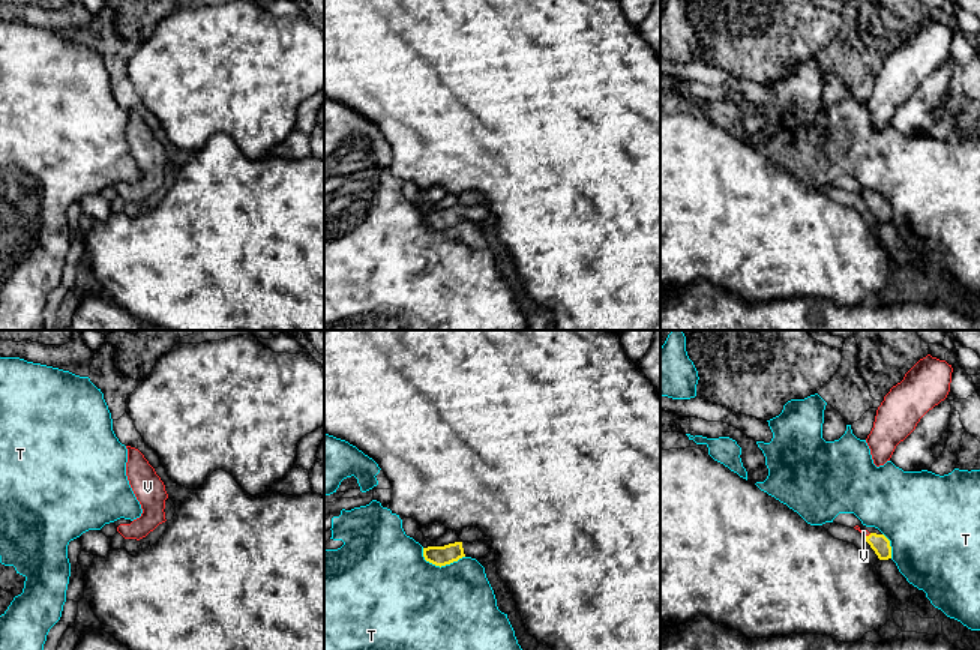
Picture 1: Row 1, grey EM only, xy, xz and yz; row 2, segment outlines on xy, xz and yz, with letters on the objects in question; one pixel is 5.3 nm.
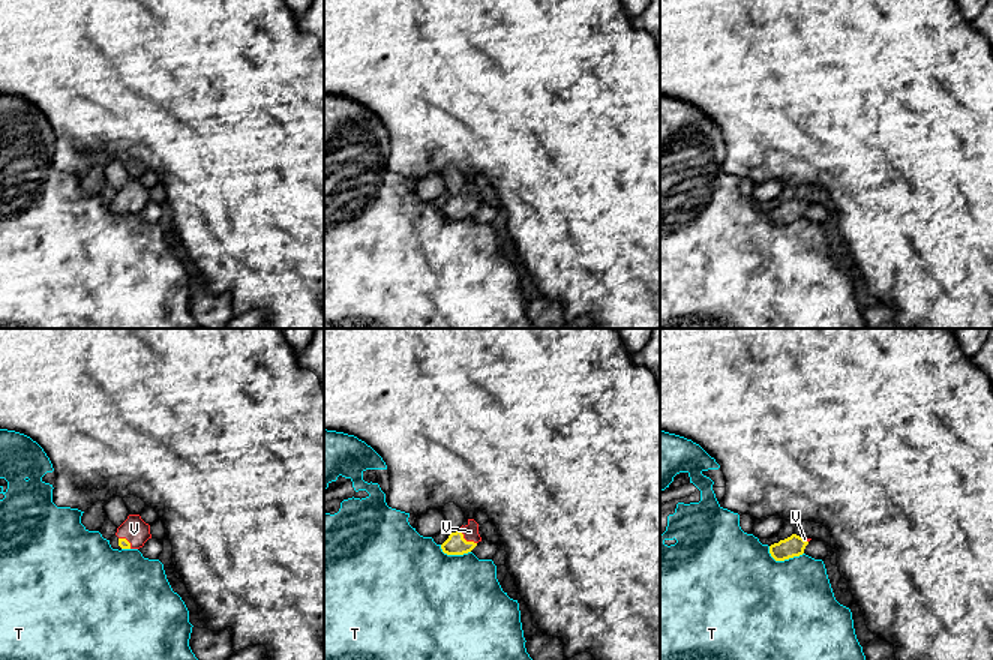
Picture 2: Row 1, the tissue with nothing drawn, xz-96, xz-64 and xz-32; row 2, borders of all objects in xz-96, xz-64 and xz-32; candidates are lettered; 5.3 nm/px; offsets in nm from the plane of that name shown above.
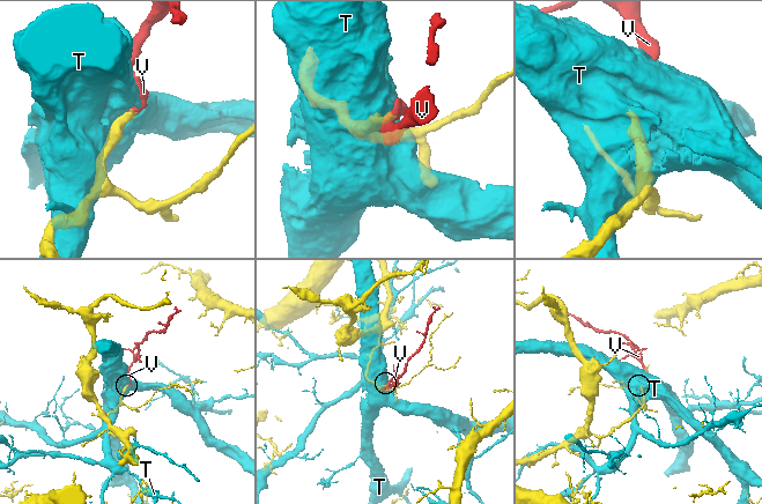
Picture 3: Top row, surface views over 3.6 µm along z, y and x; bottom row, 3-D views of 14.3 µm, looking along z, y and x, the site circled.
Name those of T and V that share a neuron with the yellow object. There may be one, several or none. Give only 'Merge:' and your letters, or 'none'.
Merge: V

